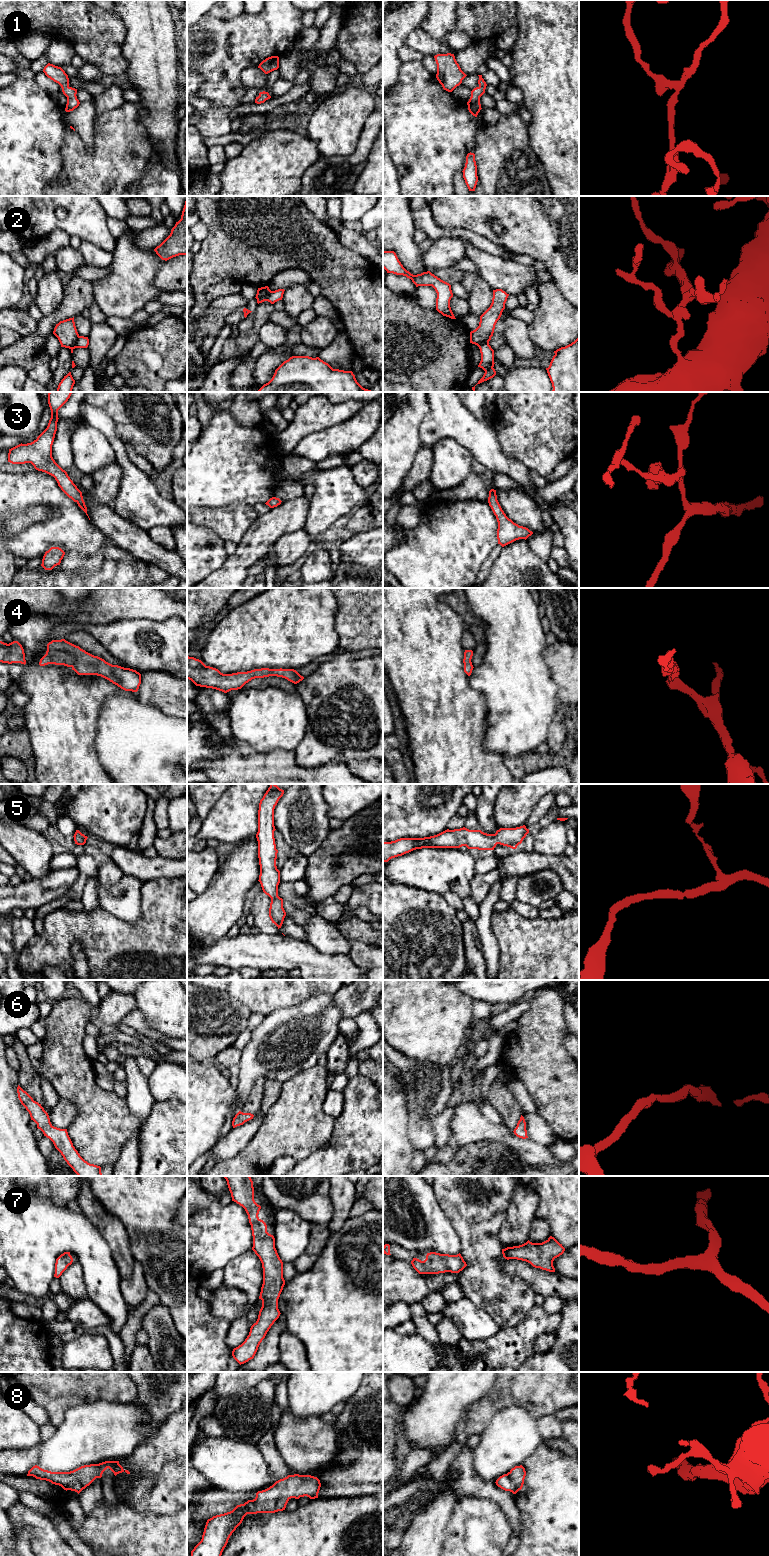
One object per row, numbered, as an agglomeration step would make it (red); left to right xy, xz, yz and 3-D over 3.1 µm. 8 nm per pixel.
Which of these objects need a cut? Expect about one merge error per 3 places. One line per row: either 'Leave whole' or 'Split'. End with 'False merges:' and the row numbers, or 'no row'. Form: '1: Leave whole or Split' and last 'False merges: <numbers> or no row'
1: Leave whole
2: Split
3: Leave whole
4: Leave whole
5: Leave whole
6: Leave whole
7: Leave whole
8: Leave whole
False merges: 2

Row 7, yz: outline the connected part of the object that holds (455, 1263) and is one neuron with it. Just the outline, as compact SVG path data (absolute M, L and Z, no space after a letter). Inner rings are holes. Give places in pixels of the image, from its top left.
M436 1252L427 1253L424 1261L413 1258L411 1264L419 1274L459 1273L467 1266L460 1253L449 1255Z

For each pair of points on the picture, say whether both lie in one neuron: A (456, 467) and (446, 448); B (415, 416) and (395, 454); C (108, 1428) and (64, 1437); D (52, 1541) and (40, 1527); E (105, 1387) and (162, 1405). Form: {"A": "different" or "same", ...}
{"A": "same", "B": "same", "C": "same", "D": "same", "E": "different"}

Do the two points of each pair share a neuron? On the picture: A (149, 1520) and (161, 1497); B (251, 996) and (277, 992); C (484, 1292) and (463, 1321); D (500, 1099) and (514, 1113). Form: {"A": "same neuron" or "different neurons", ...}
{"A": "different neurons", "B": "same neuron", "C": "different neurons", "D": "same neuron"}

